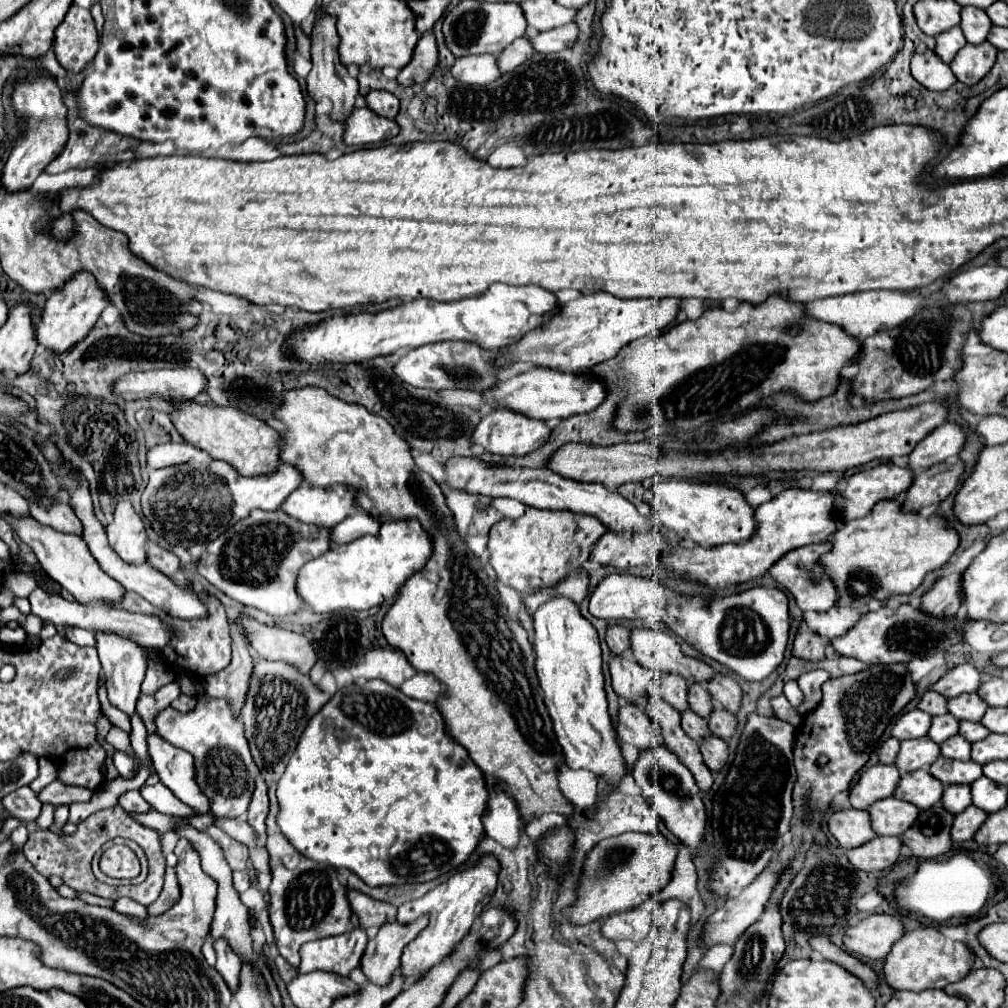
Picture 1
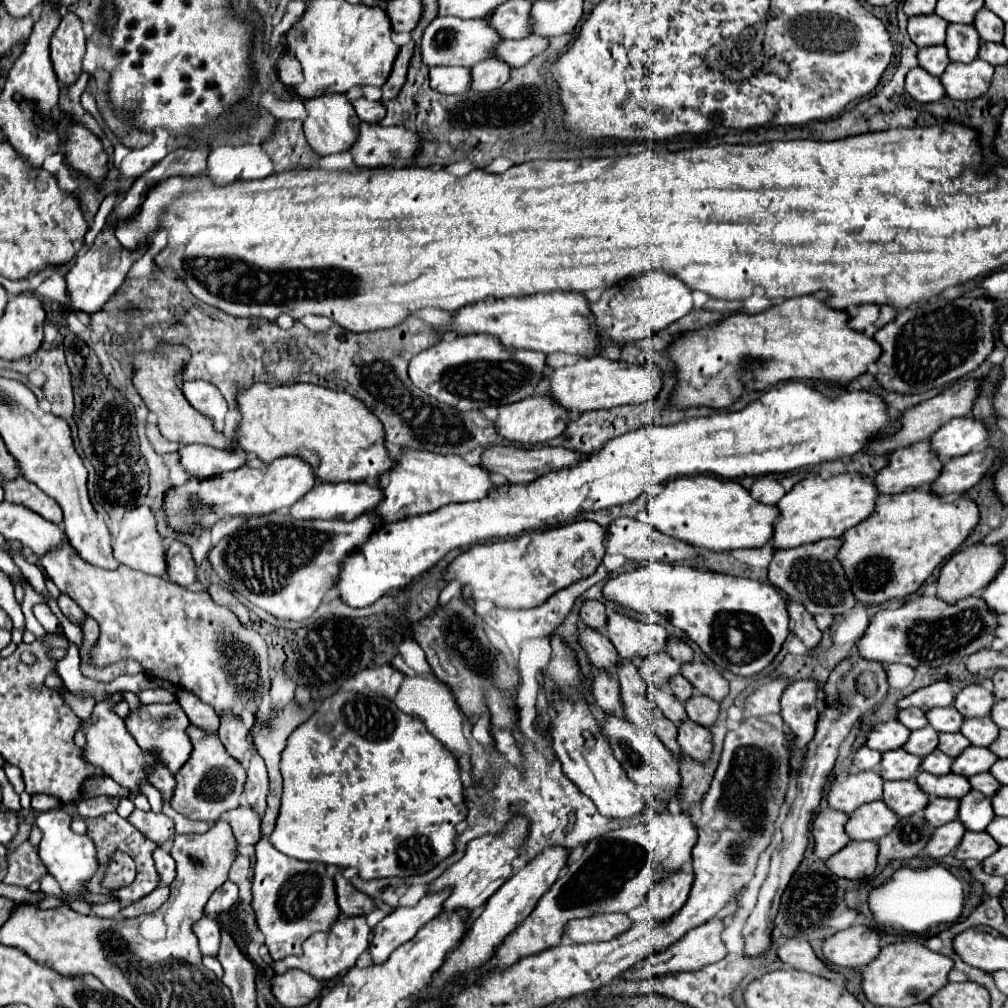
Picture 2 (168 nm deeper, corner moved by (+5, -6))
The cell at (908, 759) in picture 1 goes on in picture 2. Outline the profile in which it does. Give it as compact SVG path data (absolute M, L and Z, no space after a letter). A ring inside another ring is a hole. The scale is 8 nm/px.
M893 749L893 751L885 751L881 765L879 765L879 773L883 779L911 779L921 765L921 757L913 757L911 753L905 753L903 749Z

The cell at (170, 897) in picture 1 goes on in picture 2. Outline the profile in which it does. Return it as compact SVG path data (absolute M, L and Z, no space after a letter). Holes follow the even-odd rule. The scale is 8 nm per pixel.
M157 887L155 891L151 891L147 897L141 897L139 901L127 905L121 909L121 917L139 917L139 915L147 915L157 911L169 897L169 887Z

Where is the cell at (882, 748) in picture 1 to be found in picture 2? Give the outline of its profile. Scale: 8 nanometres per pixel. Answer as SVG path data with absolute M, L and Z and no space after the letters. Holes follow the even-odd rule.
M861 747L853 755L853 765L859 771L873 771L873 769L877 769L879 761L881 761L881 753L877 753L877 751L869 749L869 747Z

